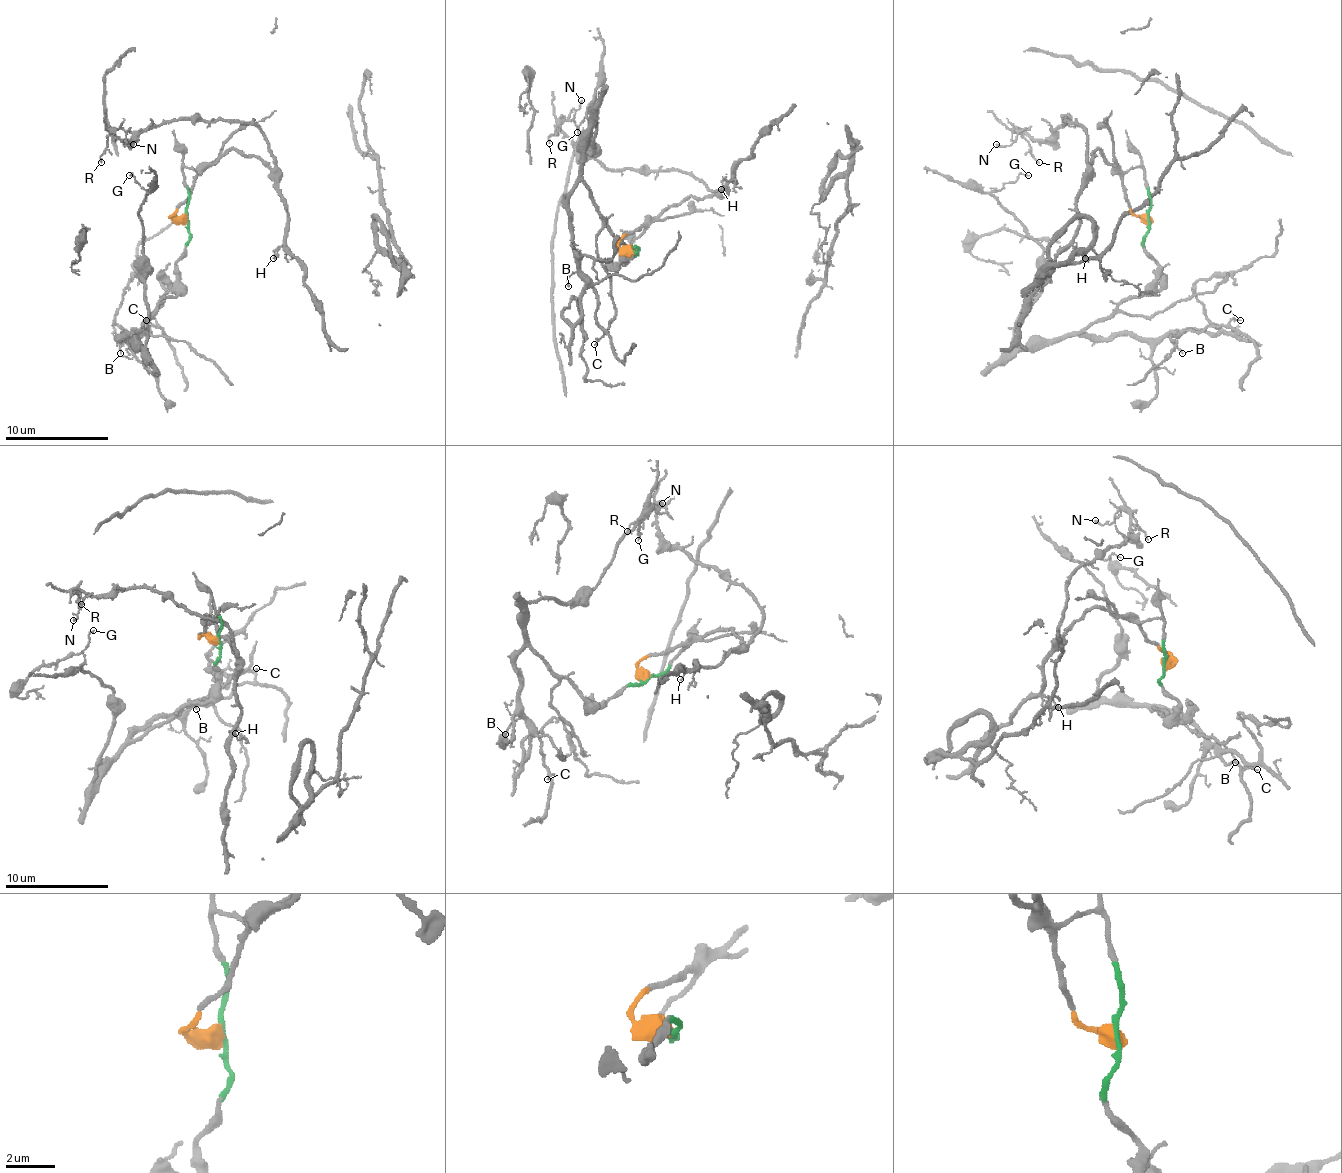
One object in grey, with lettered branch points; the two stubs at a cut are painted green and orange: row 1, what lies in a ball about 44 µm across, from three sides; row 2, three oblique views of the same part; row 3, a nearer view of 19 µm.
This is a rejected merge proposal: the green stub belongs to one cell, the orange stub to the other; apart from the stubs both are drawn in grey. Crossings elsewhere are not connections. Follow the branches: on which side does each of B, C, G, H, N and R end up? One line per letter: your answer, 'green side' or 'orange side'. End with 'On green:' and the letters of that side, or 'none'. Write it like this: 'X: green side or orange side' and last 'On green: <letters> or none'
B: green side
C: green side
G: green side
H: orange side
N: orange side
R: orange side
On green: B, C, G

